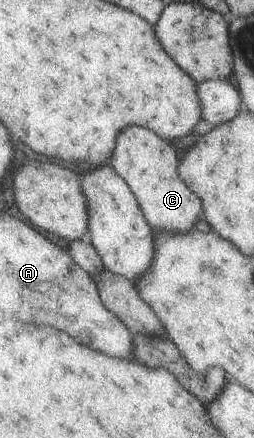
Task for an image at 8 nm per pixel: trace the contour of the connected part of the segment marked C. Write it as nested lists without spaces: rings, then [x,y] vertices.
[[[136,124],[126,126],[122,136],[118,136],[118,148],[114,148],[114,156],[109,163],[133,189],[146,218],[155,230],[190,232],[198,224],[200,216],[204,216],[202,199],[180,176],[180,160],[176,148],[160,138],[154,130]]]

